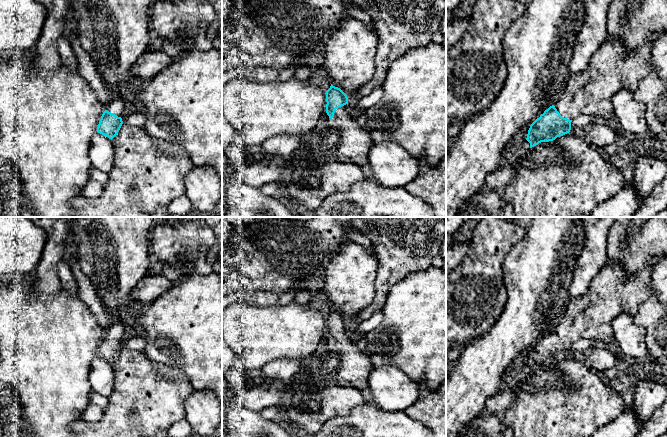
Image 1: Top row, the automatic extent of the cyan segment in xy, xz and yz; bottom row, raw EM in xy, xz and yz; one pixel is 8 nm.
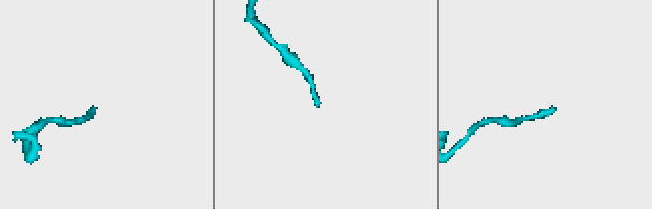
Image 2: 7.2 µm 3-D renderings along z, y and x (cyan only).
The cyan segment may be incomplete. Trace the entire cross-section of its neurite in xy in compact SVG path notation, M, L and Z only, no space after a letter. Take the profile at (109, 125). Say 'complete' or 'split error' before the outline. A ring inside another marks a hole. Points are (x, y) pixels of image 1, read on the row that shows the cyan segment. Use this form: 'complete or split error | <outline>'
split error | M112 94L99 121L97 132L112 140L118 134L123 124L122 118L130 108L131 95Z

